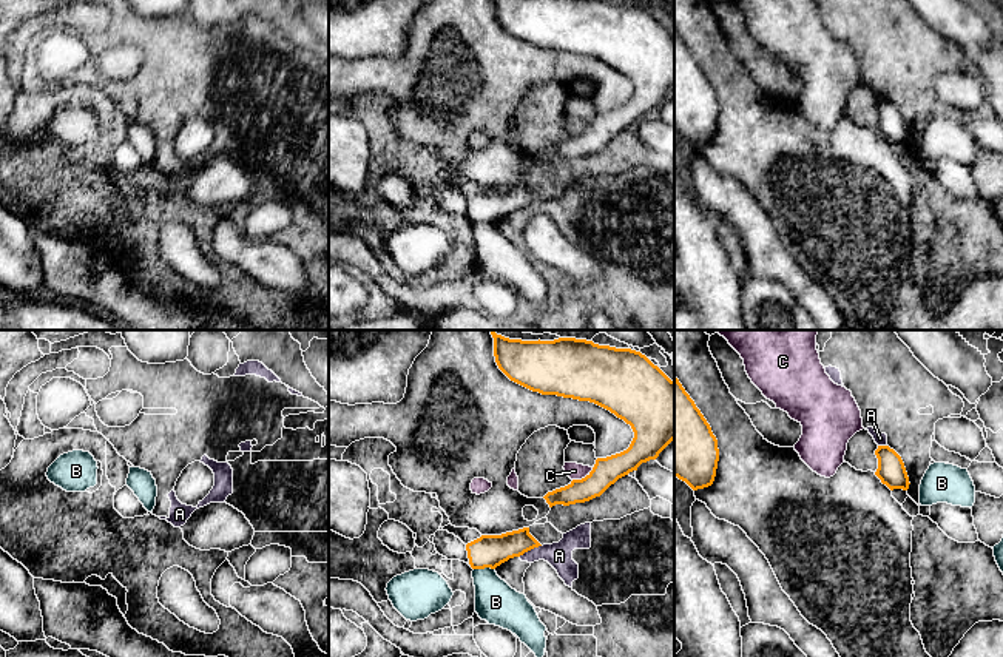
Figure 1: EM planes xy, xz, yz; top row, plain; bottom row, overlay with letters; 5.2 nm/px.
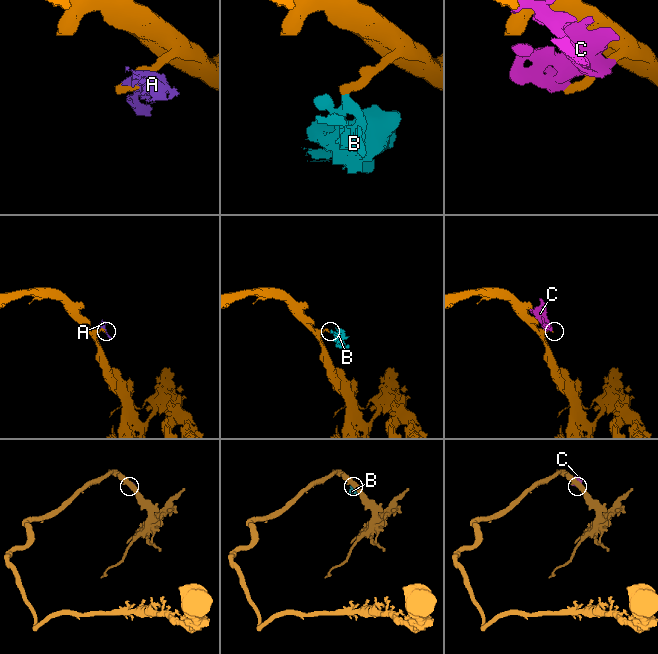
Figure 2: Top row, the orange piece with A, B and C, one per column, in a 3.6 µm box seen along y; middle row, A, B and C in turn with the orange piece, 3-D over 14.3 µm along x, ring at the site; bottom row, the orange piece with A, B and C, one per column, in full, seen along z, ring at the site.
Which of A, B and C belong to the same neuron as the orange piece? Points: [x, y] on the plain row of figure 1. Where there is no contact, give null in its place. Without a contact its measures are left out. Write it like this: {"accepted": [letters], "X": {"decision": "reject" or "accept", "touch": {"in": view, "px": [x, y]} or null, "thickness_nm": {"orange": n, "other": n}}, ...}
{"accepted": [], "A": {"decision": "reject", "touch": {"in": "xz", "px": [530, 204]}, "thickness_nm": {"orange": 180, "other": 140}}, "B": {"decision": "reject", "touch": {"in": "xz", "px": [483, 222]}, "thickness_nm": {"orange": 180, "other": 220}}, "C": {"decision": "reject", "touch": {"in": "xz", "px": [582, 133]}, "thickness_nm": {"orange": 140, "other": 90}}}

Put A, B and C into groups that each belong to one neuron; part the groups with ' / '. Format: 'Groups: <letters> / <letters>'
Groups: A / B / C

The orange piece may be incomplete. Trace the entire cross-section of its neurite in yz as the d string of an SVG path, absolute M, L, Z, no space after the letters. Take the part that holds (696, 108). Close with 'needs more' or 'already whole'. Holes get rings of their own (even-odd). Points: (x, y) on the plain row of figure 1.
M674 28L674 131L693 145L708 142L718 116L718 94Z; already whole

